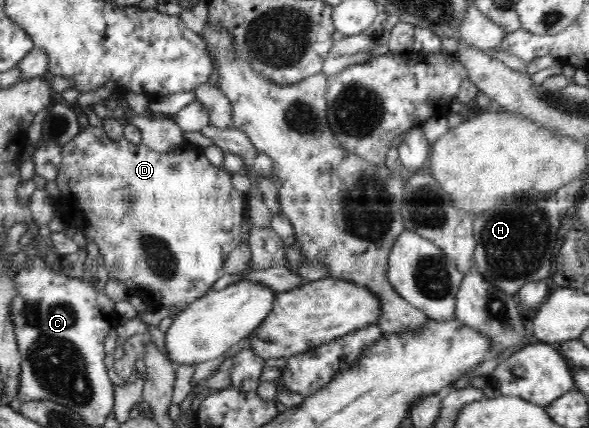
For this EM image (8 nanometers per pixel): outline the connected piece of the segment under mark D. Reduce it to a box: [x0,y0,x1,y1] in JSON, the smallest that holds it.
[55,125,246,317]

